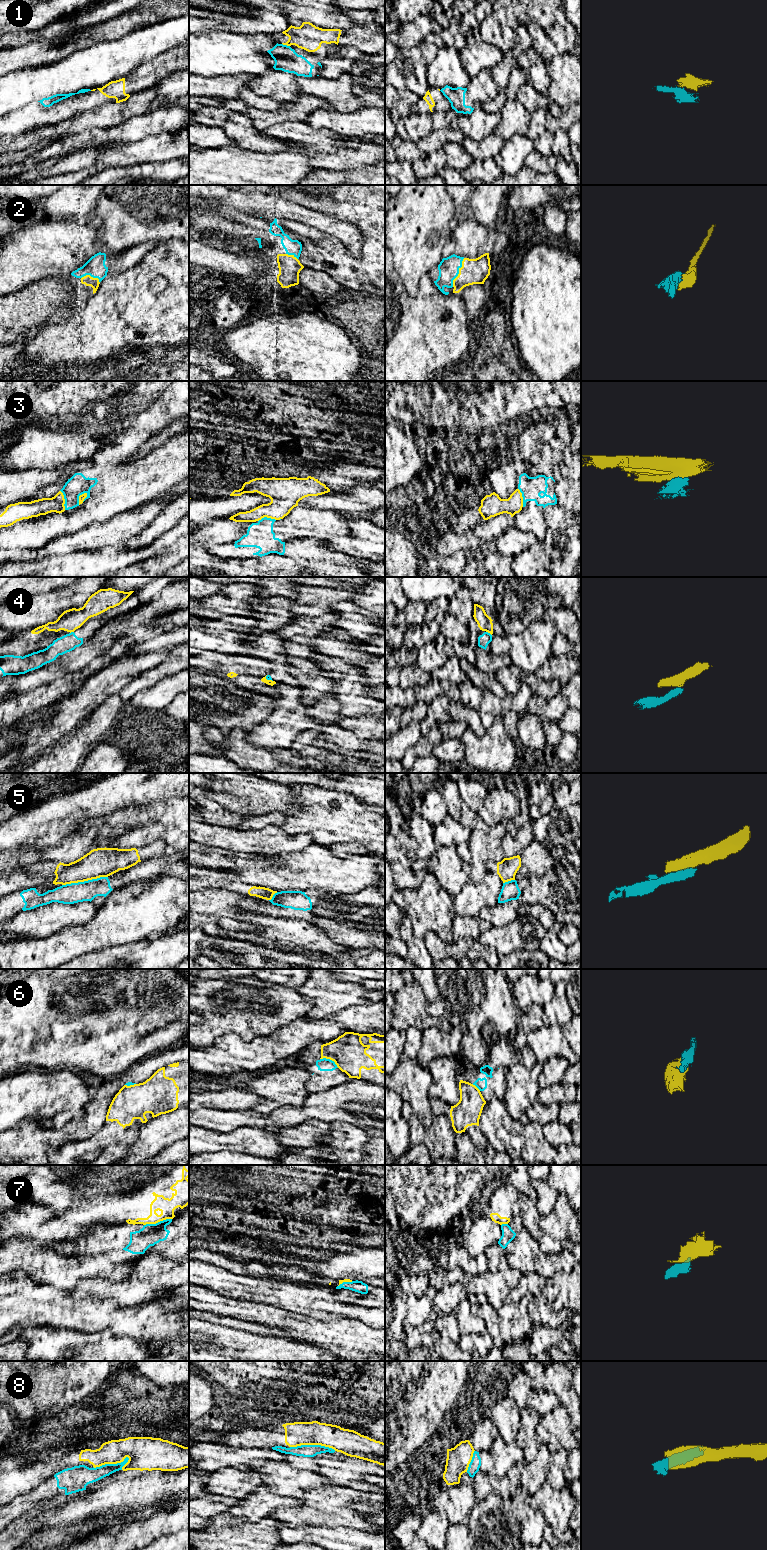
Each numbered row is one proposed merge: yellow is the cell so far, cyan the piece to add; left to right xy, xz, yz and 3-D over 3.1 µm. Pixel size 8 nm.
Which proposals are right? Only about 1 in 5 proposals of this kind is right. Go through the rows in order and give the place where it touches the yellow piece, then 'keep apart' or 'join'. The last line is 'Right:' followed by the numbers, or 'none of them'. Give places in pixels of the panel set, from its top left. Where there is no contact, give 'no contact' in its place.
1: xz (286, 44) | keep apart
2: yz (459, 272) | join
3: xy (64, 500) | keep apart
4: yz (489, 632) | keep apart
5: xy (84, 880) | keep apart
6: xz (330, 1059) | keep apart
7: xy (157, 1222) | keep apart
8: xy (111, 1463) | keep apart
Right: 2

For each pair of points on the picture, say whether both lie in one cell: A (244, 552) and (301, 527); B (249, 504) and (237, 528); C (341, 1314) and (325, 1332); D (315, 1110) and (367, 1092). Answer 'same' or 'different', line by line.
A: same
B: different
C: different
D: same

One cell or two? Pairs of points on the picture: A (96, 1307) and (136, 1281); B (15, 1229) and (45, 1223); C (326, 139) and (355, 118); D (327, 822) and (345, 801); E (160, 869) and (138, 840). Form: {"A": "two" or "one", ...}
{"A": "two", "B": "one", "C": "two", "D": "one", "E": "two"}

